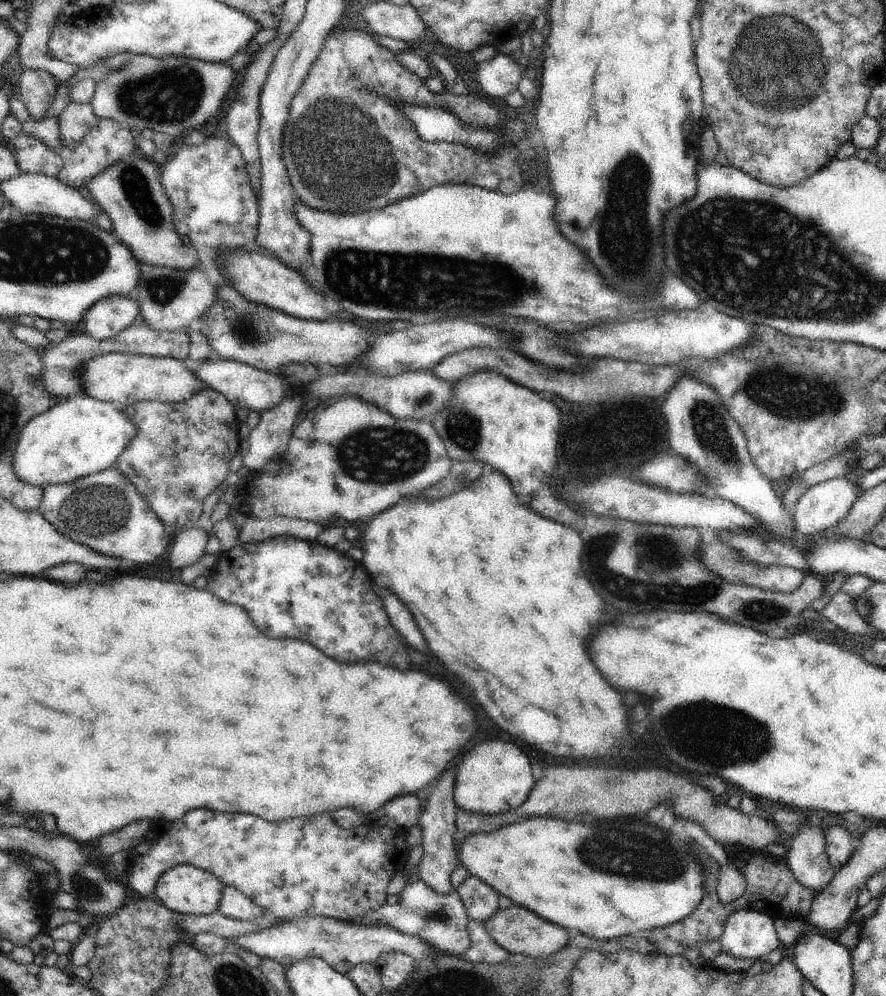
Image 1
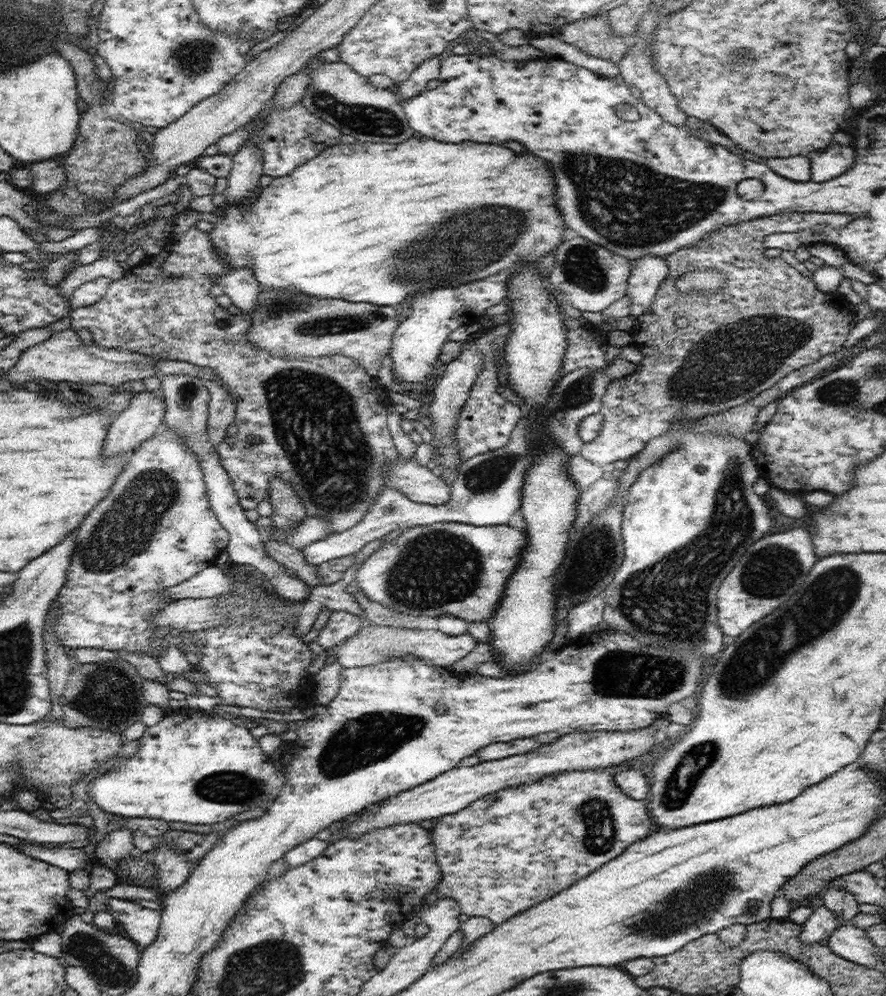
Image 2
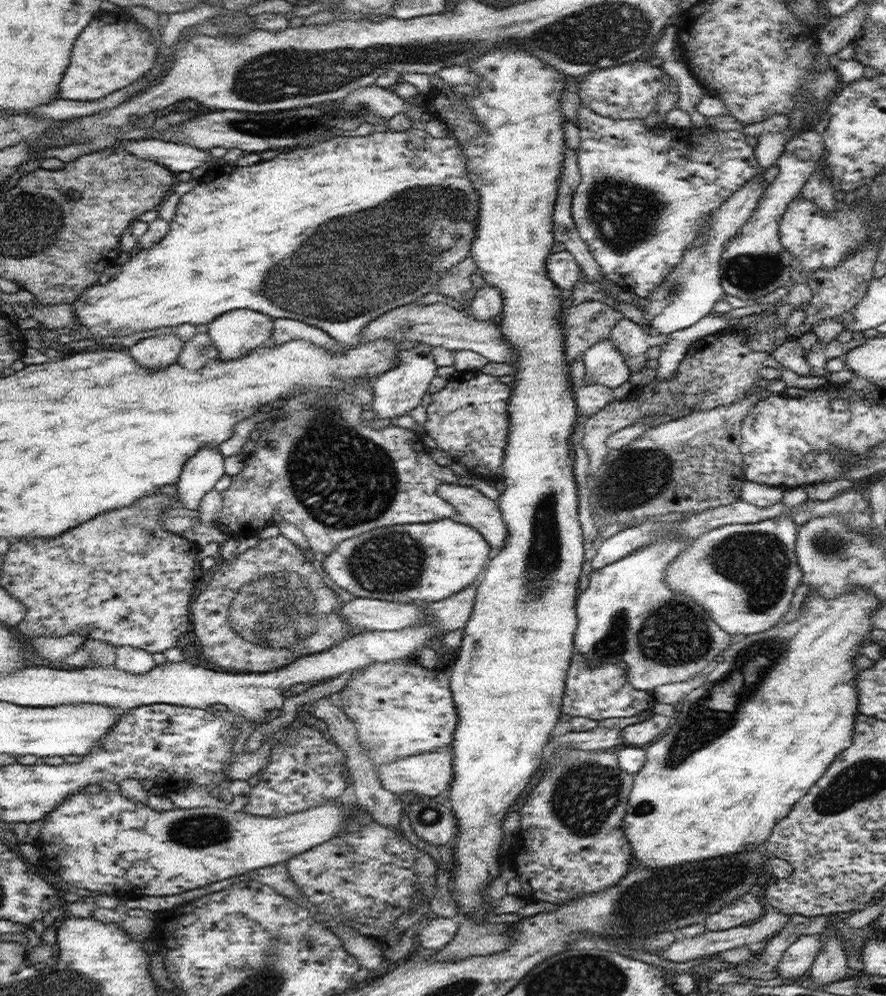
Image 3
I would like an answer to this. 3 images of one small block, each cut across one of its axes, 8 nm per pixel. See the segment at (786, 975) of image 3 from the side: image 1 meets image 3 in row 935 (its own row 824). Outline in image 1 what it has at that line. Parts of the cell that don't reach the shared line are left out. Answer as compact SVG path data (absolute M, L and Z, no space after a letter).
M809 820L808 825L803 825L799 834L792 840L790 851L787 852L786 862L789 865L796 879L807 888L820 893L835 876L836 872L829 864L829 859L826 853L825 834L820 826L812 824Z

